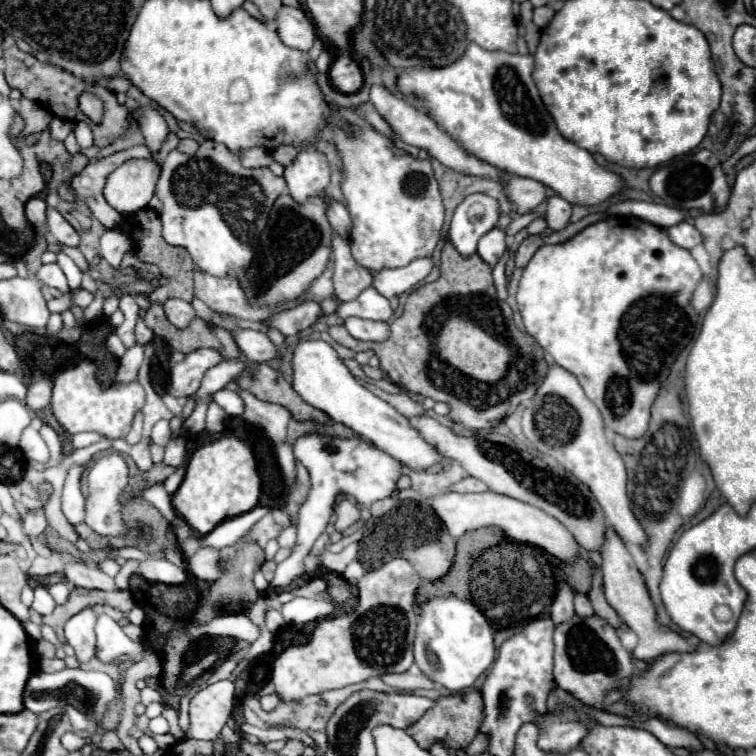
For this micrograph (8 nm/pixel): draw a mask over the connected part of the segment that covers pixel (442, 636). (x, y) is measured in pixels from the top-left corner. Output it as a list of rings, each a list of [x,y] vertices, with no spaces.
[[[414,593],[414,607],[412,613],[418,615],[414,643],[412,643],[414,663],[430,679],[448,687],[454,693],[470,689],[496,657],[494,631],[490,621],[472,601],[460,599],[456,595],[432,597],[426,603],[419,605]]]

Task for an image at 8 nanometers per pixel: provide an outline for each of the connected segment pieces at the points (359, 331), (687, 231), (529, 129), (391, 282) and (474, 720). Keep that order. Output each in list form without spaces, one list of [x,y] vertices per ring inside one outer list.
[[[348,317],[344,321],[344,327],[348,333],[360,341],[384,341],[388,339],[388,323],[360,319],[360,317]]]
[[[682,221],[682,223],[674,225],[674,227],[670,227],[668,233],[670,233],[670,239],[672,239],[676,245],[684,247],[684,249],[692,249],[694,245],[700,245],[700,243],[702,243],[702,235],[700,235],[700,233],[696,231],[696,227],[692,227],[692,223],[688,223],[688,221]]]
[[[470,43],[468,51],[464,51],[464,55],[448,67],[414,67],[410,71],[400,73],[396,89],[404,97],[414,97],[416,109],[422,109],[448,135],[452,135],[452,139],[456,139],[464,147],[464,151],[478,157],[480,161],[490,163],[512,175],[540,181],[546,187],[554,189],[572,205],[596,205],[610,199],[622,189],[620,177],[600,167],[588,151],[584,151],[582,147],[564,139],[558,133],[554,119],[546,111],[538,95],[538,89],[532,81],[532,71],[534,71],[532,55],[484,51],[482,47],[476,47],[476,43]]]
[[[424,257],[424,259],[414,259],[412,263],[408,263],[408,267],[382,269],[374,275],[374,287],[378,289],[378,293],[390,299],[416,287],[432,271],[432,267],[434,267],[432,257]]]
[[[472,689],[466,693],[458,693],[458,695],[448,695],[448,697],[440,697],[432,709],[428,709],[420,721],[416,721],[414,725],[410,725],[406,729],[406,733],[422,747],[428,749],[432,743],[438,741],[446,741],[450,747],[454,749],[464,749],[478,733],[480,725],[484,719],[484,701],[482,701],[482,691],[480,689]]]

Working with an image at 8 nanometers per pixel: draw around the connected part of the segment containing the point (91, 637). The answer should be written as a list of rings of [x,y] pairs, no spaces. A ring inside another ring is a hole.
[[[88,607],[74,617],[68,619],[64,627],[64,635],[68,643],[76,649],[76,659],[80,663],[86,663],[92,659],[94,649],[96,649],[96,635],[94,635],[94,623],[96,623],[96,613]]]

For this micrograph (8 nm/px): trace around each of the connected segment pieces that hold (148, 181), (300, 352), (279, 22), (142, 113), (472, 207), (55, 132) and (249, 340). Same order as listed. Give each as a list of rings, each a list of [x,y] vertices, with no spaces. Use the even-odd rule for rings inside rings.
[[[128,159],[110,173],[104,197],[120,215],[130,215],[148,207],[158,177],[160,165],[154,159]]]
[[[302,339],[296,343],[292,353],[292,371],[294,371],[294,389],[296,393],[310,403],[312,407],[324,411],[330,419],[344,423],[360,437],[372,441],[378,449],[386,451],[408,469],[426,471],[434,463],[448,465],[450,459],[442,457],[434,447],[430,447],[420,433],[408,423],[404,415],[400,415],[392,405],[370,393],[344,365],[338,357],[336,349],[322,339]]]
[[[282,5],[274,21],[282,43],[288,47],[308,51],[316,41],[316,29],[302,9]]]
[[[138,105],[132,111],[132,117],[134,117],[134,121],[138,123],[138,127],[140,127],[142,135],[144,135],[146,145],[150,147],[152,153],[156,153],[162,147],[168,131],[170,131],[166,121],[164,121],[164,117],[156,109],[142,107],[142,105]]]
[[[486,193],[468,195],[454,211],[450,223],[450,241],[464,255],[476,253],[476,243],[492,227],[496,227],[500,217],[498,201]]]
[[[54,117],[52,125],[50,125],[50,133],[56,141],[64,141],[72,129],[74,129],[74,123],[66,121],[66,119],[60,119],[60,117]]]
[[[236,329],[236,331],[232,331],[232,337],[234,337],[238,349],[246,355],[248,361],[264,363],[264,361],[274,359],[274,355],[276,355],[274,343],[262,331]]]

